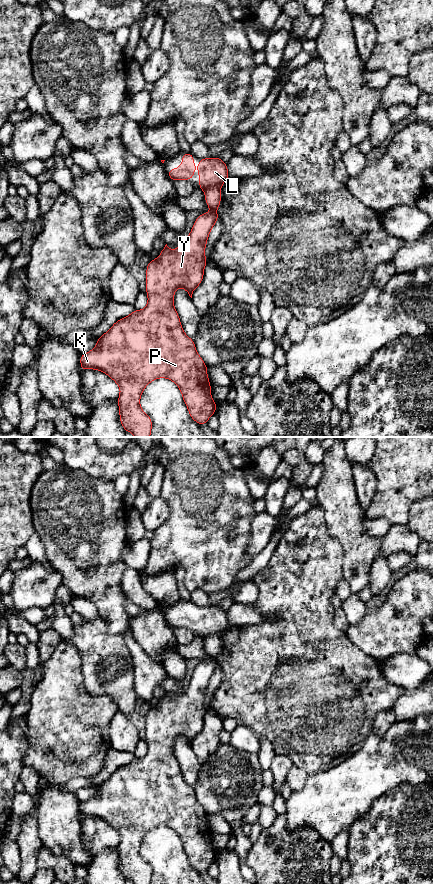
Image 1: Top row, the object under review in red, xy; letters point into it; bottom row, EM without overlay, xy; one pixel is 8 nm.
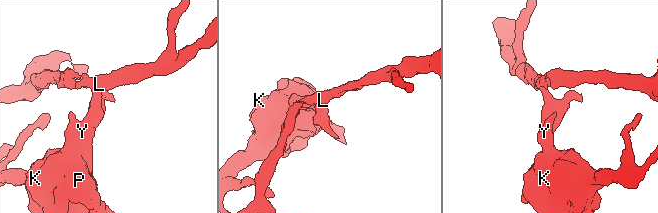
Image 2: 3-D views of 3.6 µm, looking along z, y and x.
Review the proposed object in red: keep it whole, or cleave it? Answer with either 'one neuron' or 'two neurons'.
two neurons

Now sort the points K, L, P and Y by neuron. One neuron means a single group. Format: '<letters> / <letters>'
K P Y / L

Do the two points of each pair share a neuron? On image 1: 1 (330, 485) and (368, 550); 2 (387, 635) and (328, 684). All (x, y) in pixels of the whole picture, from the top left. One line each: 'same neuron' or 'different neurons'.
1: same neuron
2: different neurons

